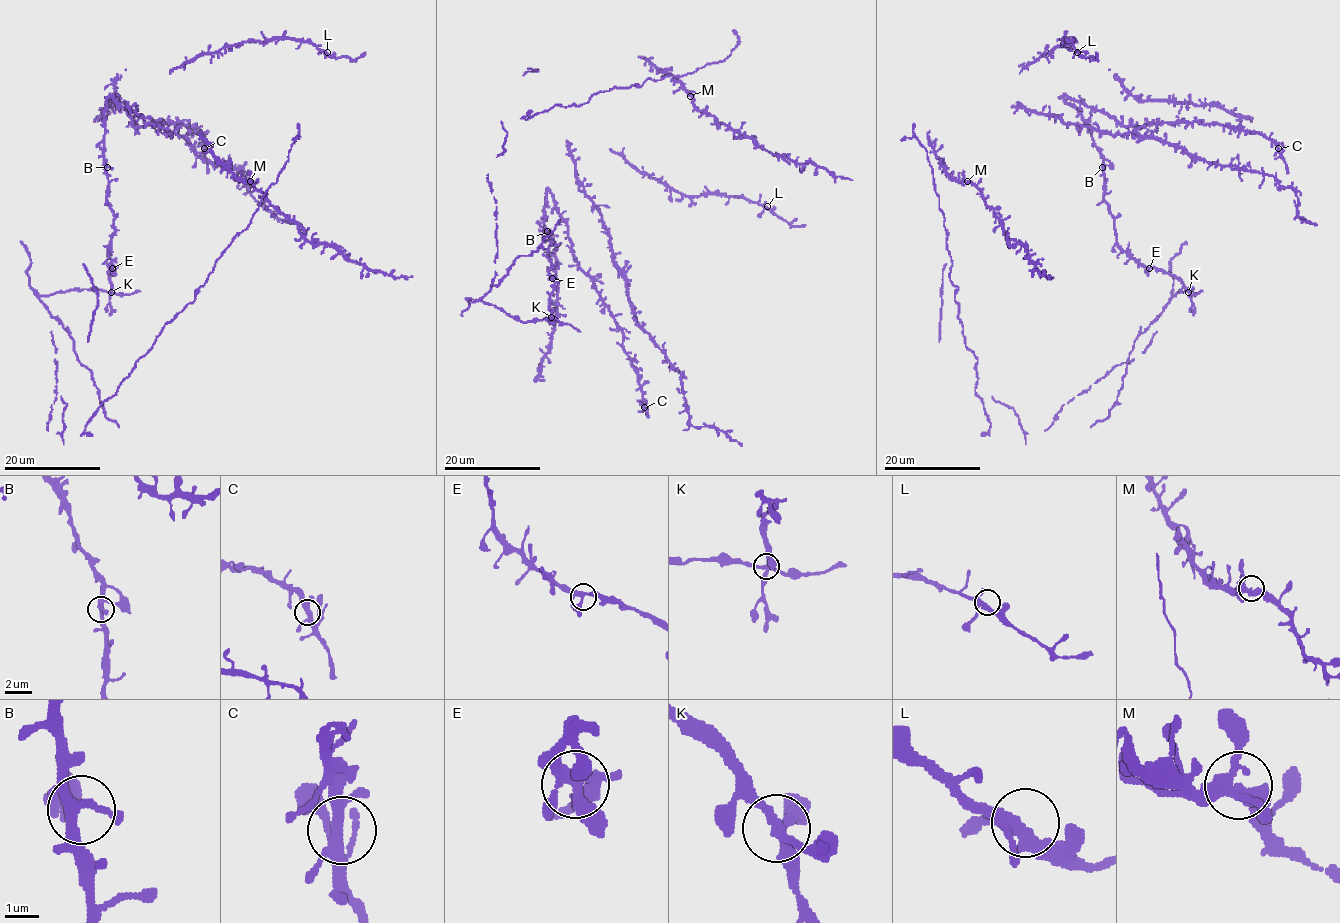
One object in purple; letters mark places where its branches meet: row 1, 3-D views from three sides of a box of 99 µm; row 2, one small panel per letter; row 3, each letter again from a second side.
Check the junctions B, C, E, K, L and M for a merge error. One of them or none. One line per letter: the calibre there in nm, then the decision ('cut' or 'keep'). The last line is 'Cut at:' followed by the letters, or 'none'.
B: 280 nm thick; keep
C: 320 nm thick; keep
E: 300 nm thick; keep
K: 280 nm thick; cut
L: 320 nm thick; keep
M: 320 nm thick; keep
Cut at: K

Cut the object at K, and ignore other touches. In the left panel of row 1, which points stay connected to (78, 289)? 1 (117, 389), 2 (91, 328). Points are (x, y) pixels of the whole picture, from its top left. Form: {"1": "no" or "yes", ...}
{"1": "no", "2": "no"}

